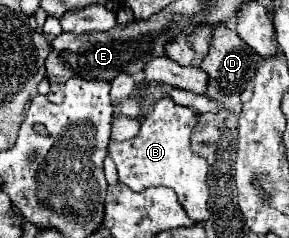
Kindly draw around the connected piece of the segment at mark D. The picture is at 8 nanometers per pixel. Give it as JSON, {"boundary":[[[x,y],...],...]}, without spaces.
{"boundary":[[[219,24],[213,30],[211,42],[209,42],[209,52],[199,64],[209,74],[207,98],[217,100],[217,102],[225,102],[231,94],[243,92],[247,88],[247,84],[251,82],[251,78],[255,76],[255,68],[257,68],[259,60],[261,60],[261,56],[251,46],[247,46],[229,24]]]}

